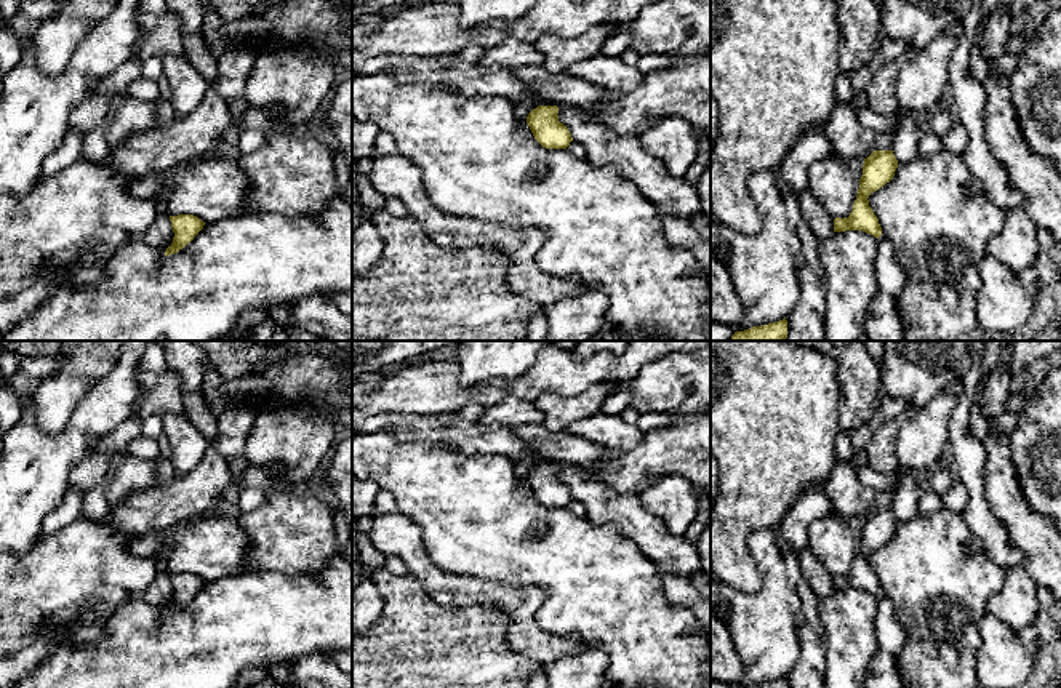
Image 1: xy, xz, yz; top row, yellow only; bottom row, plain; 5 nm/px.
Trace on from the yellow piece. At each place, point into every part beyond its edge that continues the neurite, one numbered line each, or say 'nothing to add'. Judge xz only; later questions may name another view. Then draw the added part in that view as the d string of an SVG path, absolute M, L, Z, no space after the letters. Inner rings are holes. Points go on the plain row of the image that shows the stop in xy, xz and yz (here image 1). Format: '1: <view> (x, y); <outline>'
nothing to add

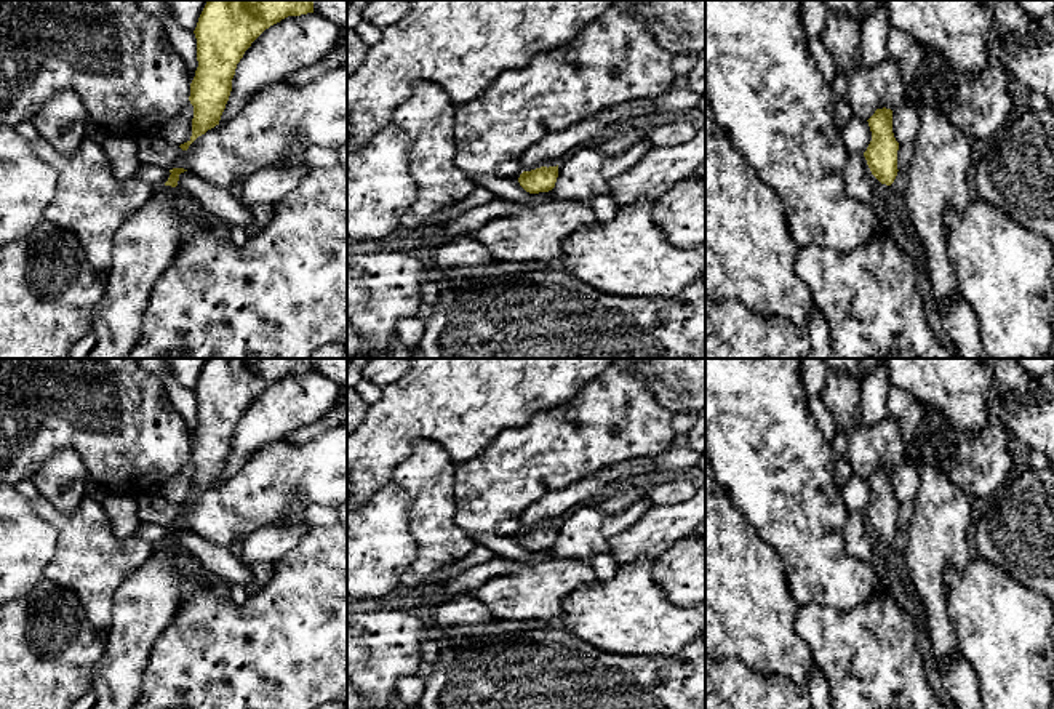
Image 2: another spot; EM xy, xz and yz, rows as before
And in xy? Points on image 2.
1: xy (146, 602); M162 544L115 591L107 647L91 688L72 709L131 709L150 650L171 623L181 595L179 547Z

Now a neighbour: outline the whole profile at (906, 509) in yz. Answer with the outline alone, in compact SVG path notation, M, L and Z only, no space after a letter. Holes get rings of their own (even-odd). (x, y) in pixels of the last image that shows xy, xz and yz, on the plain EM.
M905 501L899 504L897 509L897 528L899 530L907 530L912 520L915 511L915 503L913 501Z

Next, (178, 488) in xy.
M187 459L186 466L168 479L158 493L173 504L181 504L190 499L192 495L194 464Z

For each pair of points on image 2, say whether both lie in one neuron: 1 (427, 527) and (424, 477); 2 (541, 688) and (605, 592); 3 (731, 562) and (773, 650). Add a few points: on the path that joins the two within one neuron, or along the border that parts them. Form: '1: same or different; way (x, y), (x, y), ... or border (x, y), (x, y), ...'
1: same; way (427, 514), (427, 490)
2: different; border (560, 626), (610, 653)
3: same; way (731, 584), (731, 599), (757, 628)

